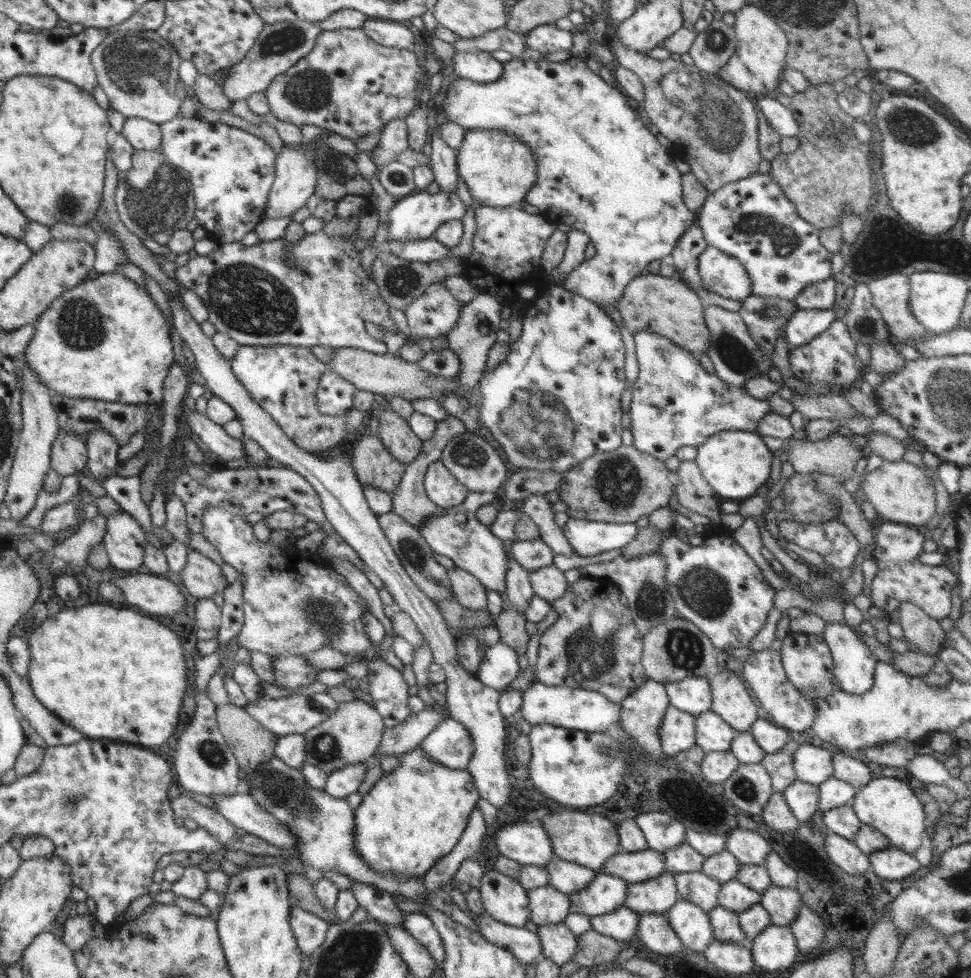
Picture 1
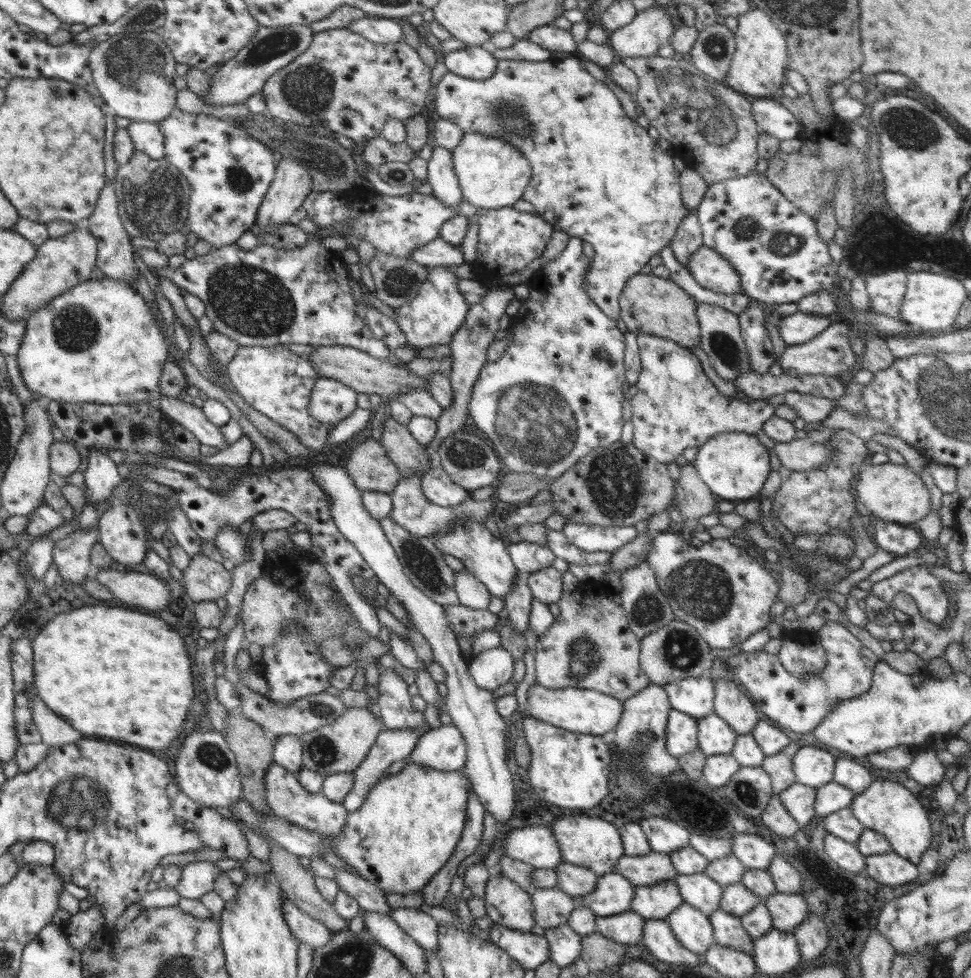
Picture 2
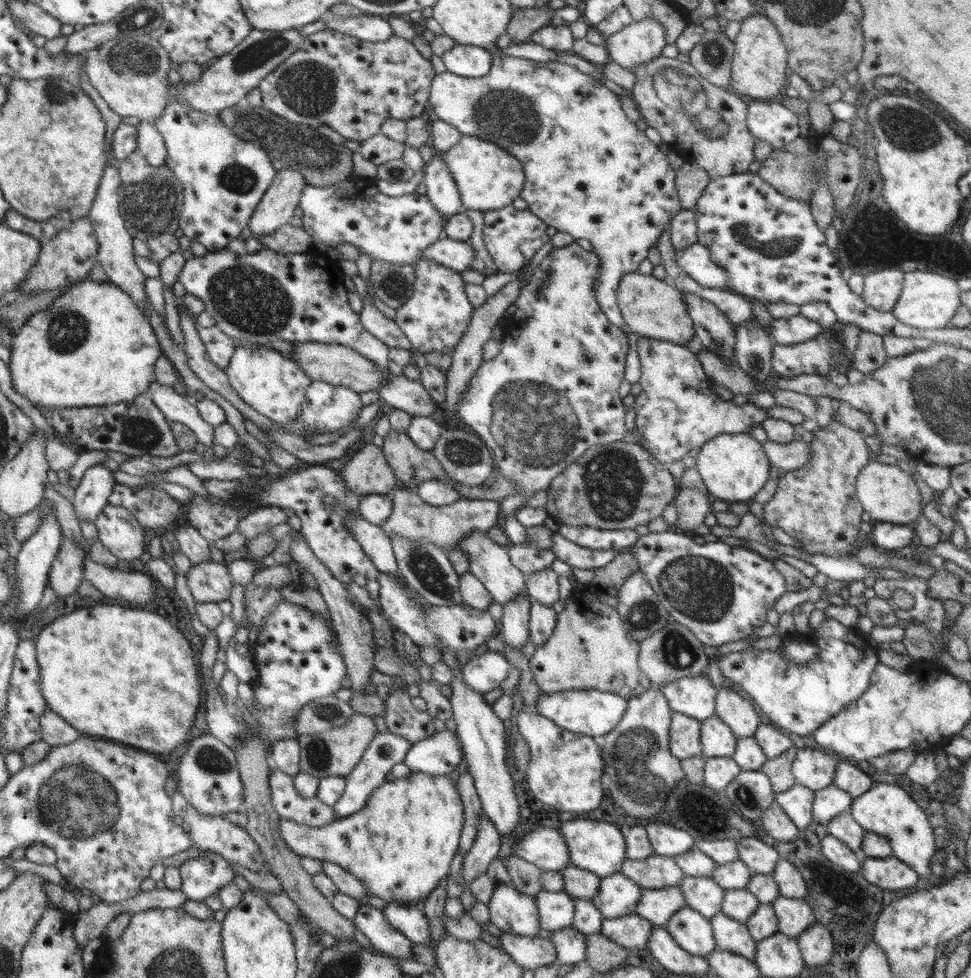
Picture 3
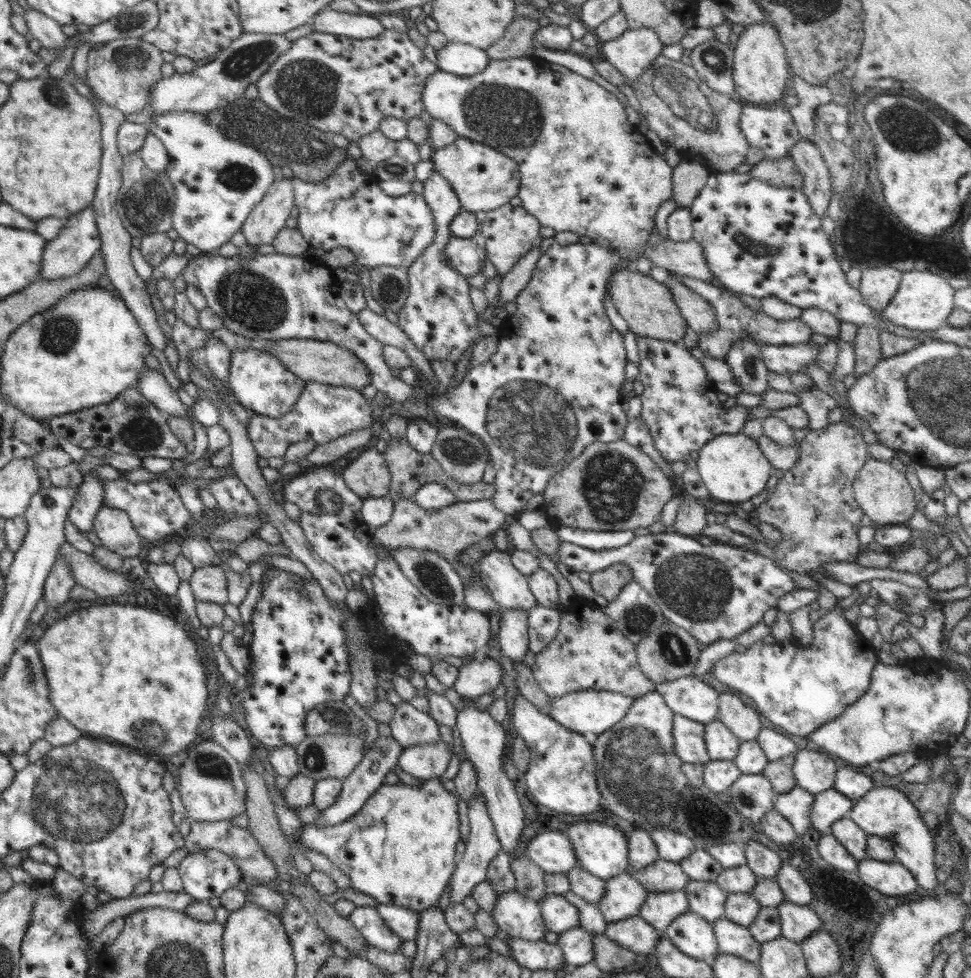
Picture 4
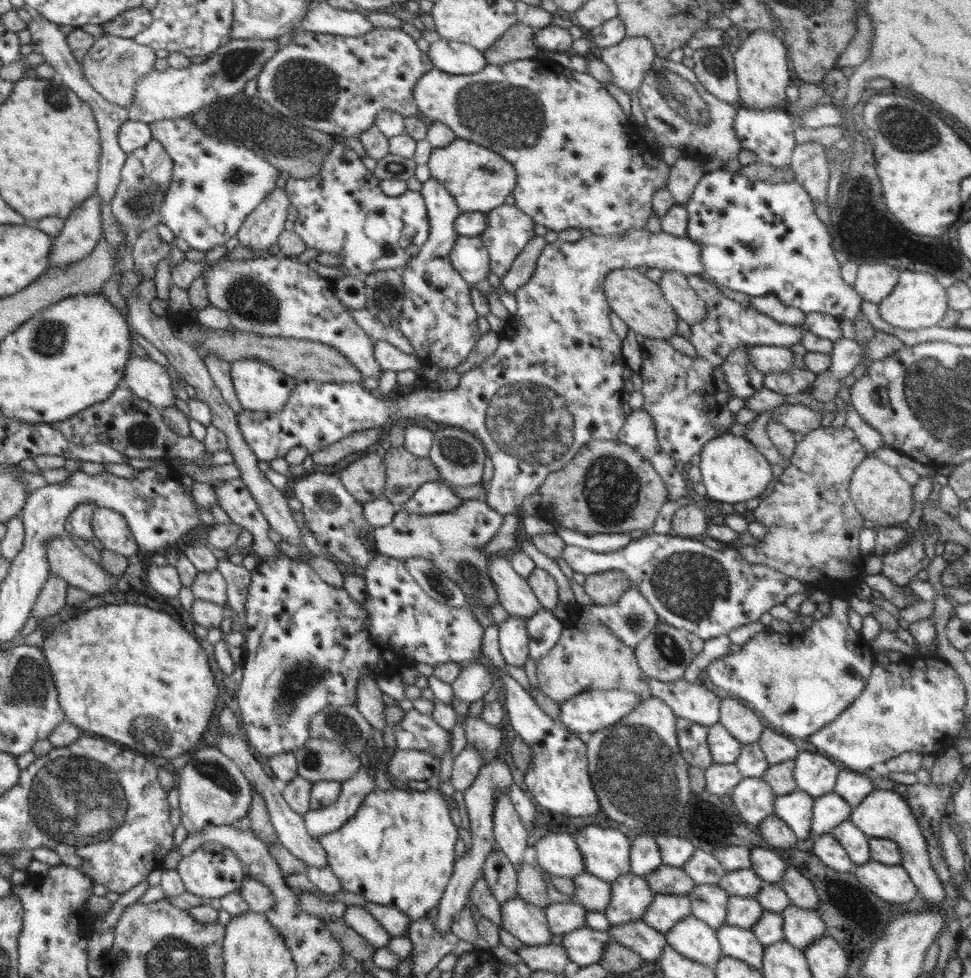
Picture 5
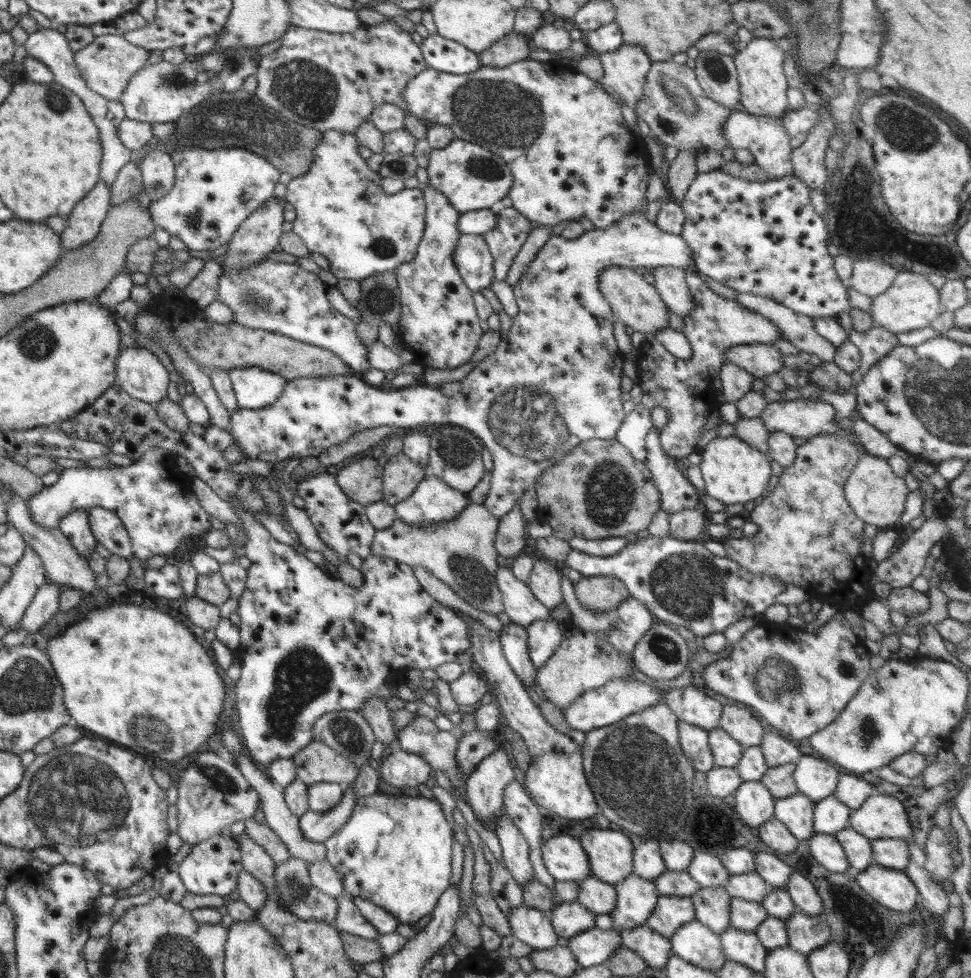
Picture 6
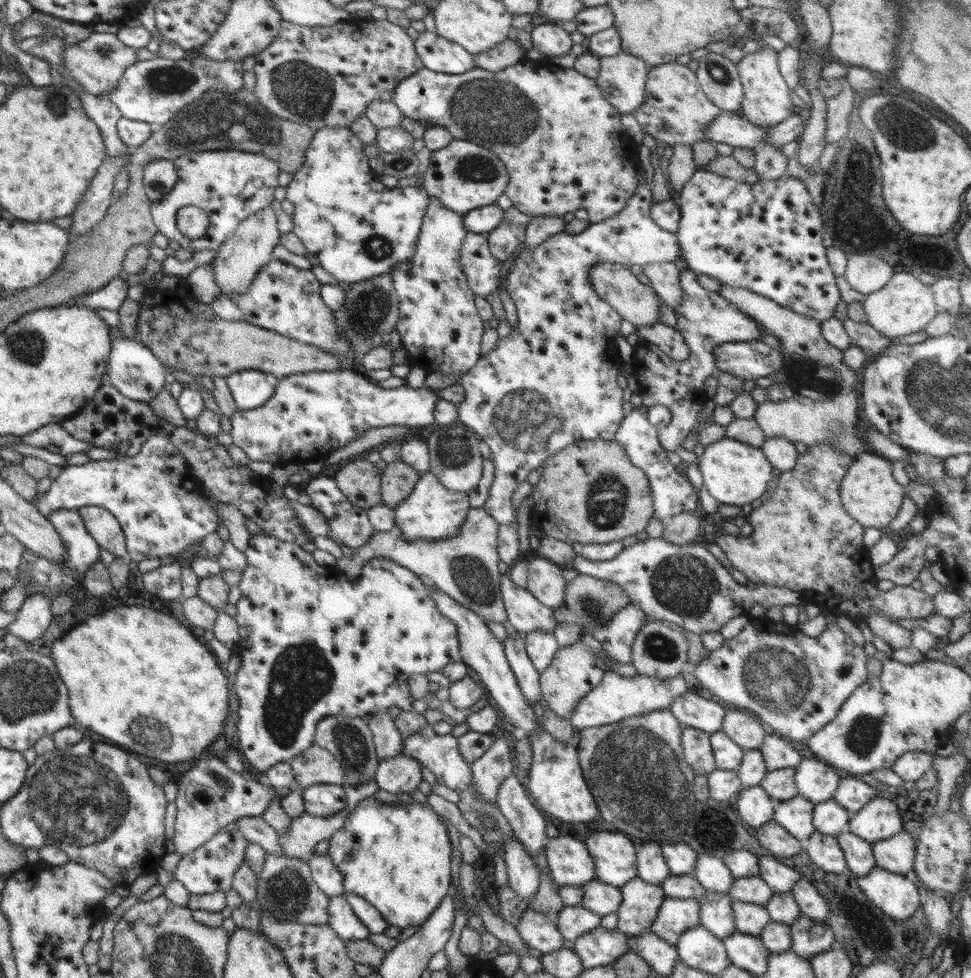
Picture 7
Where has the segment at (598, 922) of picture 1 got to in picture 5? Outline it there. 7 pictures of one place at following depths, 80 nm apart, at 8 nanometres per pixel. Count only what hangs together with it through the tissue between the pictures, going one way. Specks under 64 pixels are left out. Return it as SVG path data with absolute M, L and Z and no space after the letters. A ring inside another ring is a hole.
M630 921L607 930L612 940L636 952L646 962L657 962L664 952L666 937L644 921Z

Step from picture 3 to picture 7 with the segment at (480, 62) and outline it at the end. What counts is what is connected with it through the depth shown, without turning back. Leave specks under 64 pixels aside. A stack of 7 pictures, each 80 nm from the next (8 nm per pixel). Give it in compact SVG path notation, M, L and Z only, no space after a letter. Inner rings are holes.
M420 32L414 44L420 60L428 70L457 75L475 67L473 54L438 33Z

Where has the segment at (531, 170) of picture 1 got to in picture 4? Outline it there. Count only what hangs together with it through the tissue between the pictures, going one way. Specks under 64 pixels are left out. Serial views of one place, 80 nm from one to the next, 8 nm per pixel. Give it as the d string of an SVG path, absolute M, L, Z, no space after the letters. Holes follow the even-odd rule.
M457 137L451 145L435 149L431 161L433 162L434 170L438 171L454 189L456 196L459 198L461 208L465 208L468 212L482 215L486 211L508 204L510 199L519 193L521 174L515 160L478 141L466 137Z

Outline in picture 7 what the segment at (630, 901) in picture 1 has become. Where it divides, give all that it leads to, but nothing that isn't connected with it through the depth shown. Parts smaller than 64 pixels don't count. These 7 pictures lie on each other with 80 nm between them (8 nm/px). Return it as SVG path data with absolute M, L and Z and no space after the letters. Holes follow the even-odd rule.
M663 898L656 920L651 924L651 932L675 946L686 929L701 926L699 906L696 899Z

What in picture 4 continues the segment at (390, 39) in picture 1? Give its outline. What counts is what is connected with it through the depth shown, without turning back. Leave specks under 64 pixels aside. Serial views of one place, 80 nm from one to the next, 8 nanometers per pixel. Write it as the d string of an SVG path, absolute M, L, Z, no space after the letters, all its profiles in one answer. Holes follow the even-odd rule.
M327 6L314 17L312 28L316 32L349 36L354 39L376 38L385 31L377 16L371 17L360 12L340 12Z

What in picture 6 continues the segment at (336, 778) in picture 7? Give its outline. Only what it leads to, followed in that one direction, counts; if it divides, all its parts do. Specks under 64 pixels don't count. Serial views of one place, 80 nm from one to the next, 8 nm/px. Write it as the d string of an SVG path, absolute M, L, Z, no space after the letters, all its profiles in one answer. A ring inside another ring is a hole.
M310 741L292 760L297 778L307 785L324 782L345 787L351 784L359 773L353 762L320 741Z

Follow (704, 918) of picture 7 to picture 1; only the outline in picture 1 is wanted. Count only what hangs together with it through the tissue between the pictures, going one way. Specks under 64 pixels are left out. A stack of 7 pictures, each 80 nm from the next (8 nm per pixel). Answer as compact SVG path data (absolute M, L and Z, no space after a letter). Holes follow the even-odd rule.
M680 872L673 874L677 894L680 899L697 904L708 912L719 904L718 894L721 890L720 882L713 880L700 872Z

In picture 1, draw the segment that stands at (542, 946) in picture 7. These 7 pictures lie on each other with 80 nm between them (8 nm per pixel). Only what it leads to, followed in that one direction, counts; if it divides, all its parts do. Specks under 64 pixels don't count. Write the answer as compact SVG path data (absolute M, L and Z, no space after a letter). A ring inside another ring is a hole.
M491 869L482 876L479 888L485 913L498 922L517 927L524 927L530 921L527 892L517 880L496 869Z

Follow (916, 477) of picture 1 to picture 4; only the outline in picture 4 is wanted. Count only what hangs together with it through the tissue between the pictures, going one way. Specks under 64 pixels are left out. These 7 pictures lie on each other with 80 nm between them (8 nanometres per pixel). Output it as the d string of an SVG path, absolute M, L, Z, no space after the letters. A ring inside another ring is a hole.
M871 456L854 480L853 495L863 514L869 516L874 525L907 525L917 506L914 491L905 474L892 468L890 463L876 460Z

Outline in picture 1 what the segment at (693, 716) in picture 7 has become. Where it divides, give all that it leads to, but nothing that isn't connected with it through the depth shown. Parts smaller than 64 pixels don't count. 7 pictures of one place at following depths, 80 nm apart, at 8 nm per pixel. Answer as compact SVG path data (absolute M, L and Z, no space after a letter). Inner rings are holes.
M689 676L679 681L668 680L665 689L669 704L696 716L711 710L712 691L707 677Z

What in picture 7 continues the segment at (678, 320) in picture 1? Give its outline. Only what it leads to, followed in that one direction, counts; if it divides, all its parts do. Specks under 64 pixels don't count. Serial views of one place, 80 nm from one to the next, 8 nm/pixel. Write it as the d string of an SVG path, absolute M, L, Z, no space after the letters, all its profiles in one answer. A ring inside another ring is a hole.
M605 260L597 262L589 270L589 279L598 296L614 308L624 320L632 323L636 329L650 327L659 322L660 305L657 294L651 287L640 282L626 265Z

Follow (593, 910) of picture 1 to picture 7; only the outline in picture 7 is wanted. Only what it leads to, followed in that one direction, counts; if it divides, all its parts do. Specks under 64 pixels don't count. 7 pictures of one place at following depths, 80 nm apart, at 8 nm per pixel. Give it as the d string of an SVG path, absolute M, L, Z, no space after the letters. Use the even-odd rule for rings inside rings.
M637 877L618 890L622 893L622 900L616 912L616 929L632 936L651 932L651 924L656 920L663 898L666 898L662 888Z

